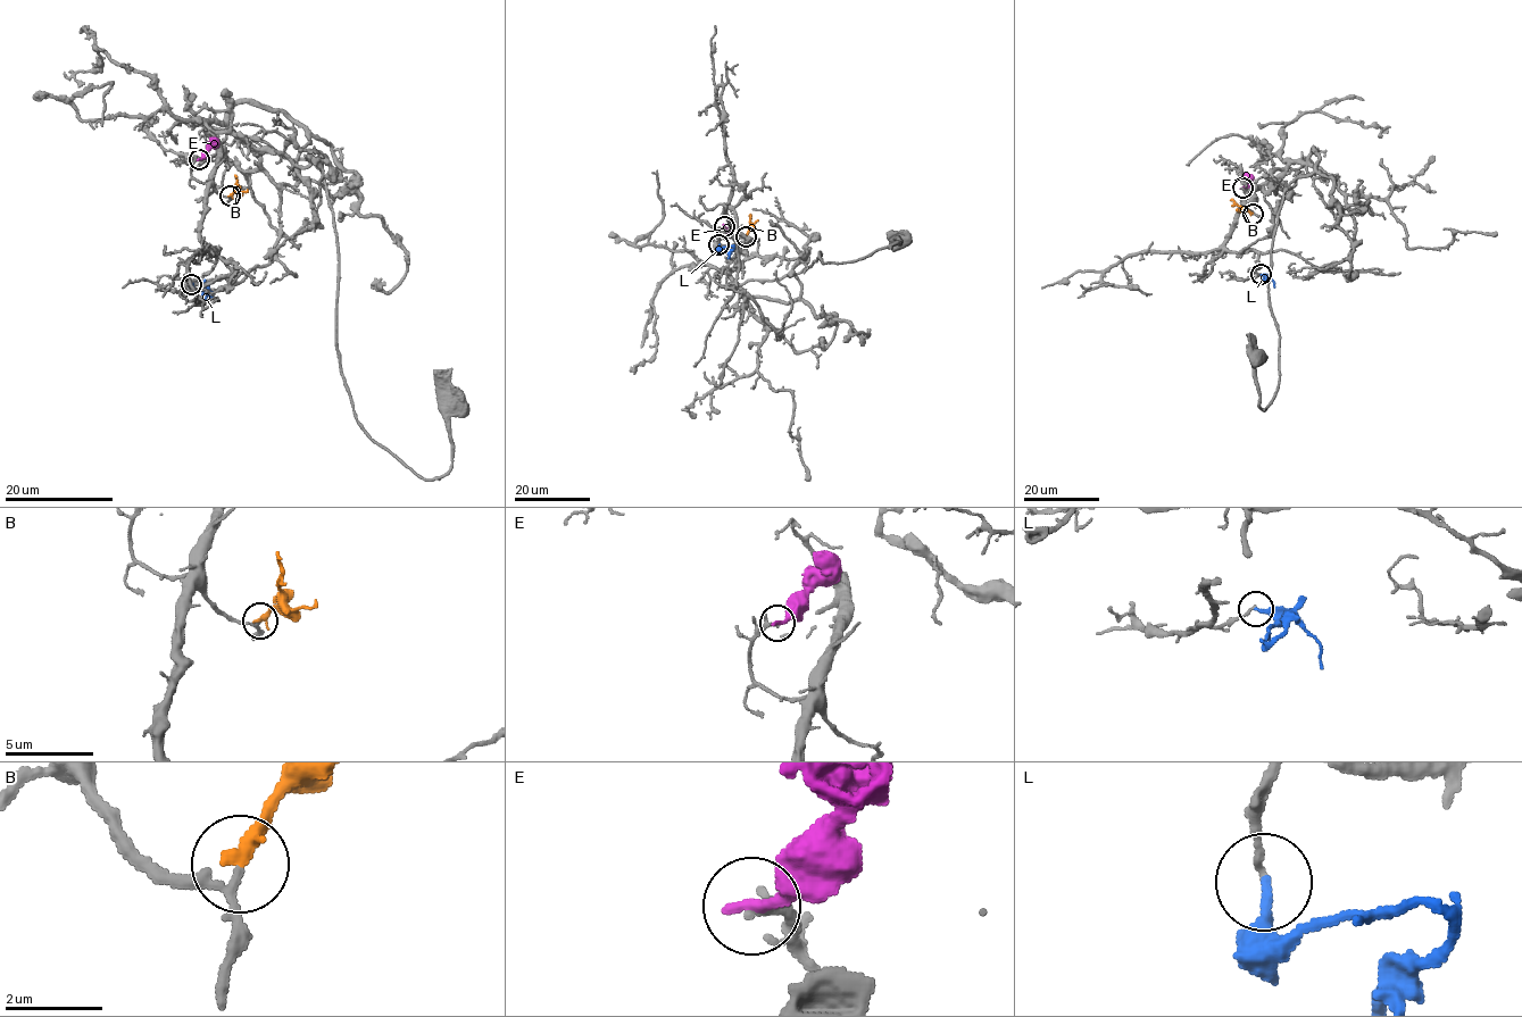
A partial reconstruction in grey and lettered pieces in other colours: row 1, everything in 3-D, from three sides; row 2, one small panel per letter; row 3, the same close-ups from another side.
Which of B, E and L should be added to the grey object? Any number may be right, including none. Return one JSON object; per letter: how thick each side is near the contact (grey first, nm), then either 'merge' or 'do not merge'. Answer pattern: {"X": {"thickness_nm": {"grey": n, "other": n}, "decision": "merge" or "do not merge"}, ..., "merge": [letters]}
{"B": {"thickness_nm": {"grey": 130, "other": 300}, "decision": "merge"}, "E": {"thickness_nm": {"grey": 100, "other": 280}, "decision": "do not merge"}, "L": {"thickness_nm": {"grey": 130, "other": 240}, "decision": "do not merge"}, "merge": ["B"]}

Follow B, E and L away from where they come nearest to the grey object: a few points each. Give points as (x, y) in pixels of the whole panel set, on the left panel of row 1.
B: (231, 196), (235, 191), (238, 177)
E: (199, 159), (216, 138)
L: (191, 284), (209, 294), (213, 293), (209, 288), (205, 301)

